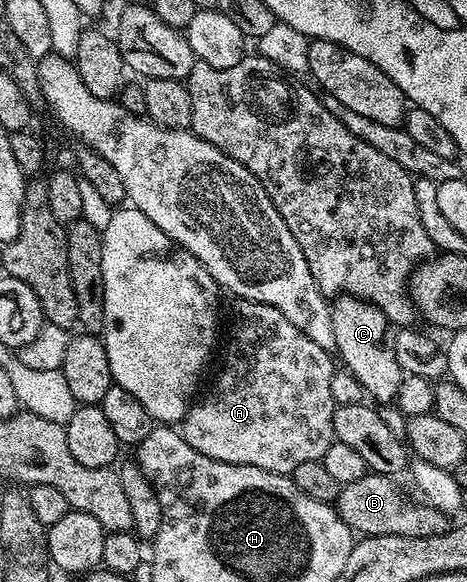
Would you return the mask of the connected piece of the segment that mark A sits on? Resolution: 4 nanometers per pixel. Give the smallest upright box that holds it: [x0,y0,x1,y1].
[179,300,335,474]

